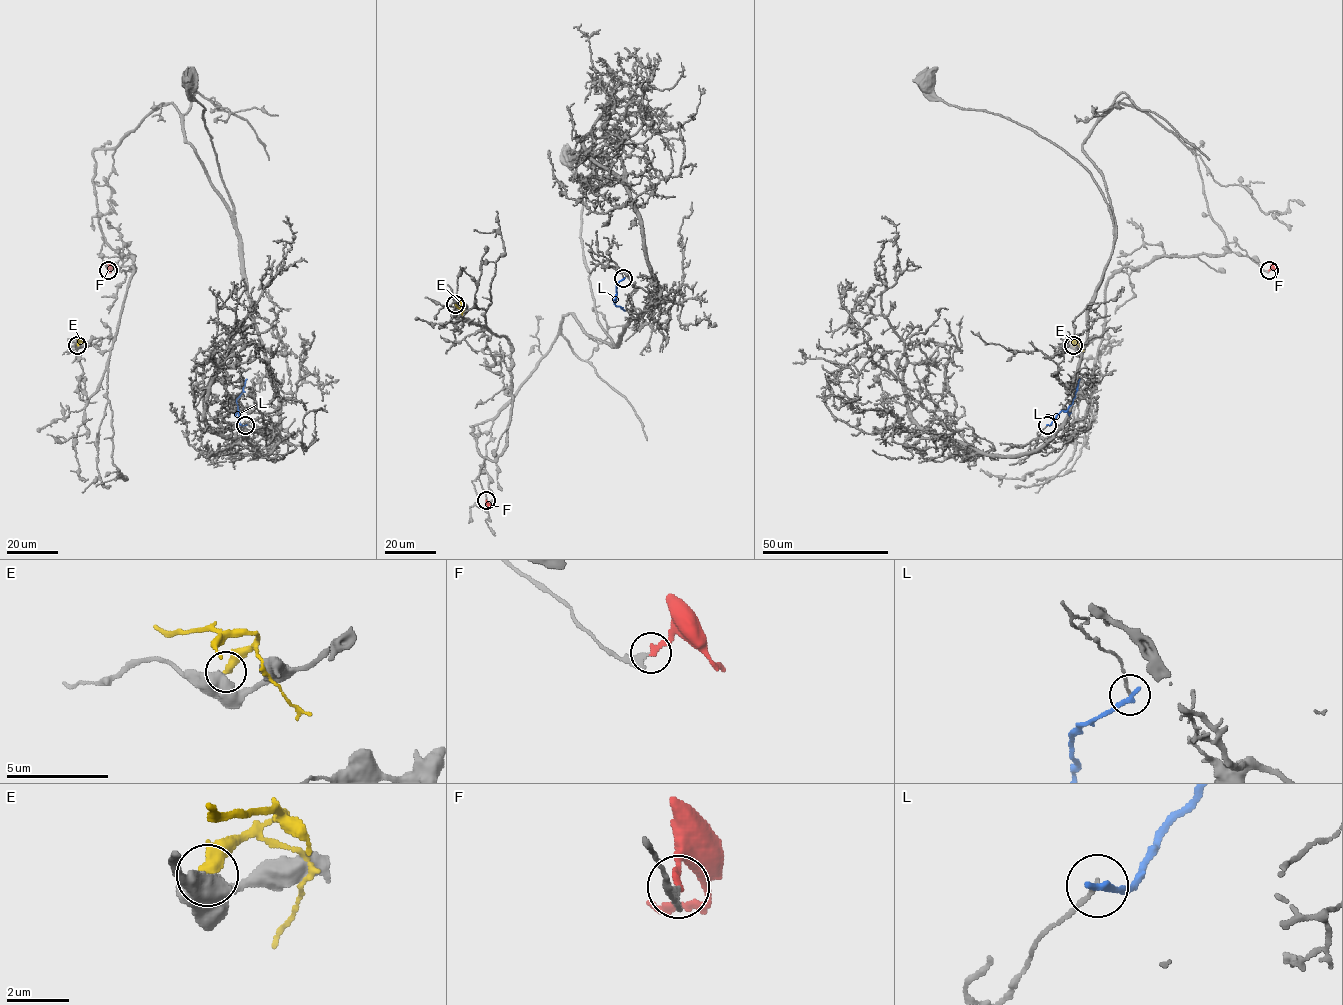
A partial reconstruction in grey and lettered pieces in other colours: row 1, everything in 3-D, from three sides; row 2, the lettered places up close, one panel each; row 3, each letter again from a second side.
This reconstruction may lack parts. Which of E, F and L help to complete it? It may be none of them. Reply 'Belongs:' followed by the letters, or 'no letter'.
Belongs: F

